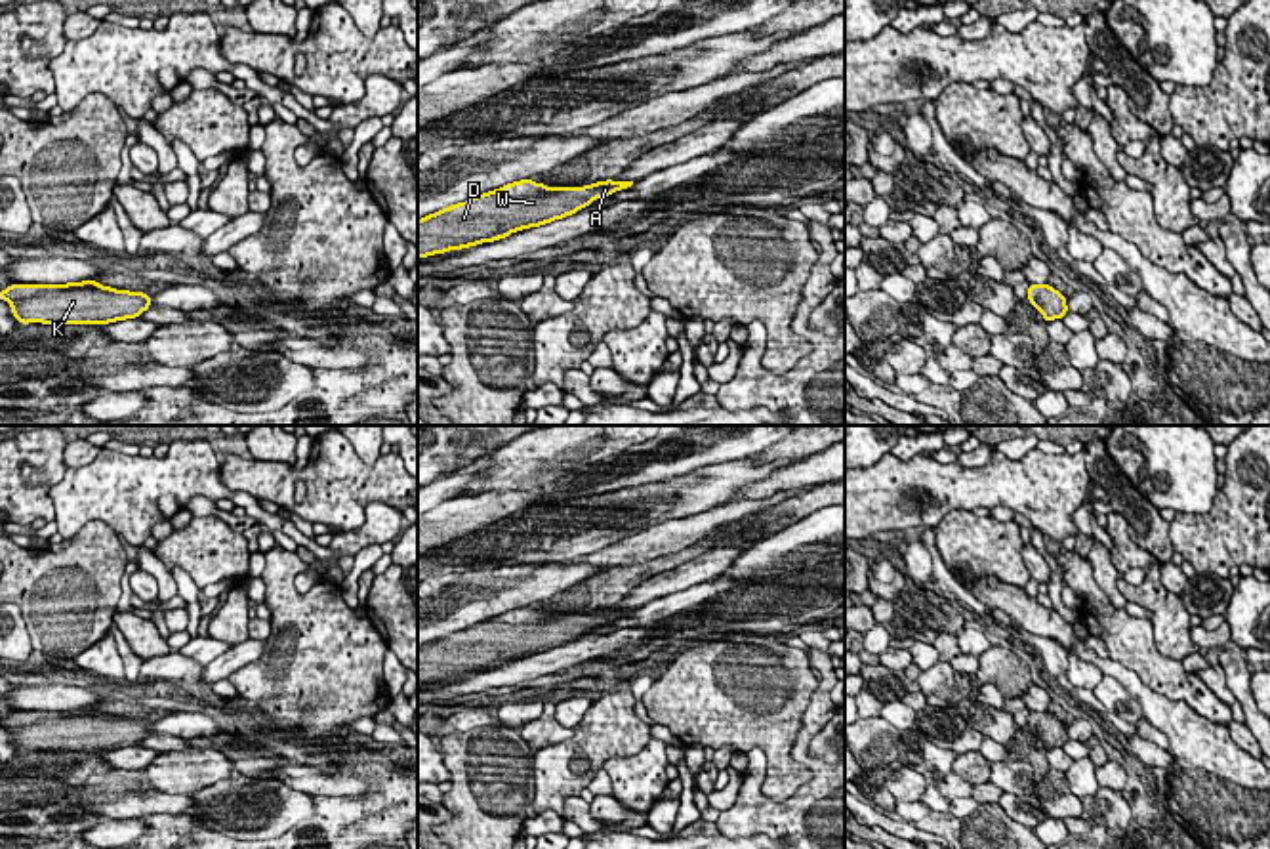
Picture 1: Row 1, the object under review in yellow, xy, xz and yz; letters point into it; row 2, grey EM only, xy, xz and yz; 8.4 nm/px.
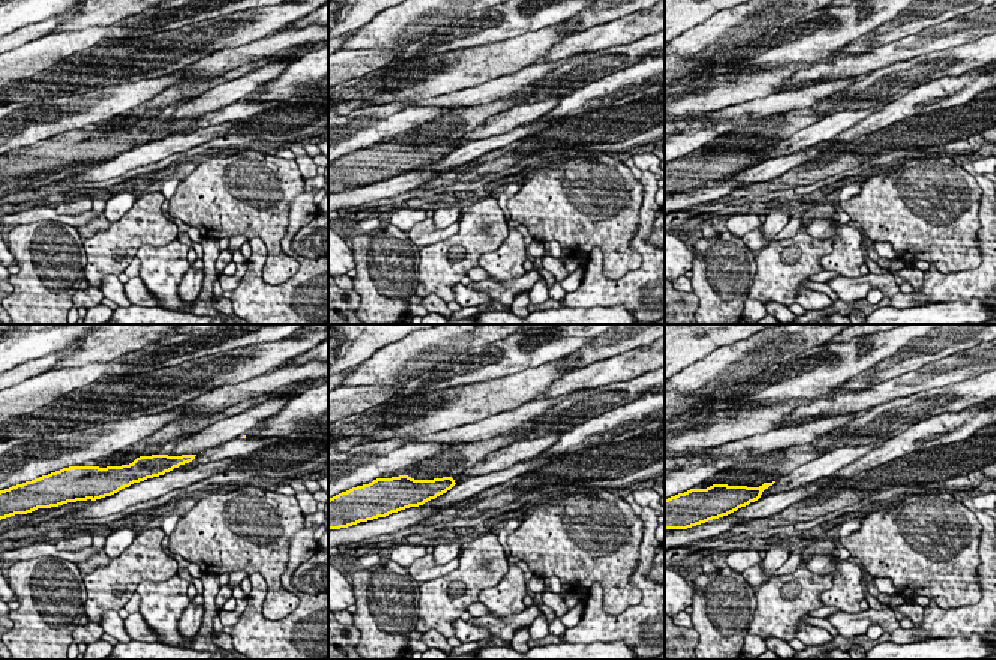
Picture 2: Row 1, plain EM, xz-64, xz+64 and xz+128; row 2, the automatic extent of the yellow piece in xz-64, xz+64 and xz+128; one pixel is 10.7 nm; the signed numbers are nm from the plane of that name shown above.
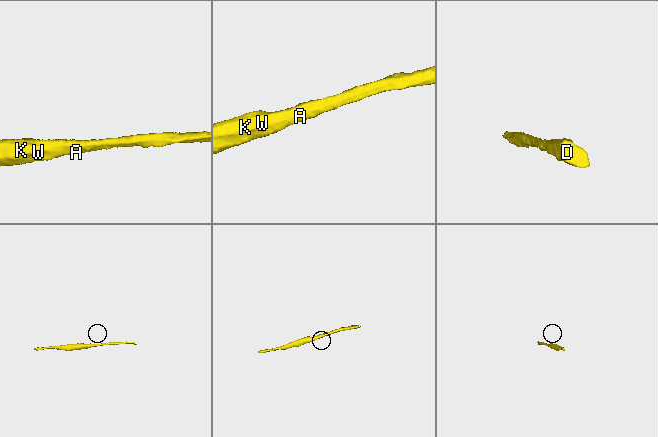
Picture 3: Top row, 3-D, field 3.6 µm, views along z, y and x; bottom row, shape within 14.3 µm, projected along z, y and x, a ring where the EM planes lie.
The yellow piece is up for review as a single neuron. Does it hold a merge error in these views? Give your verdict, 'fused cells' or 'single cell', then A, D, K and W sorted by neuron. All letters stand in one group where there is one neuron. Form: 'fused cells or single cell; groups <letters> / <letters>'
single cell; groups A D K W

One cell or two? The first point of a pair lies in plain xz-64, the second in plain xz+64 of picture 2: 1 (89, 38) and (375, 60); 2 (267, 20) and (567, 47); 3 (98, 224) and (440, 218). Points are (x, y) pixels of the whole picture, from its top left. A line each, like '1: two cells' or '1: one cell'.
1: one cell
2: two cells
3: two cells

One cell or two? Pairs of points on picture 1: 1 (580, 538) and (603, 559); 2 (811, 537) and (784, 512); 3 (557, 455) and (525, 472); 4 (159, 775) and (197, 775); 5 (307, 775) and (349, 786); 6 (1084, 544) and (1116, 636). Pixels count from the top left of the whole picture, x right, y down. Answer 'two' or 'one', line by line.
1: two
2: two
3: one
4: one
5: one
6: two

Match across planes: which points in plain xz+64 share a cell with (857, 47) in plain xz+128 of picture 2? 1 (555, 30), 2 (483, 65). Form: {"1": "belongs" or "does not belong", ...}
{"1": "belongs", "2": "belongs"}

